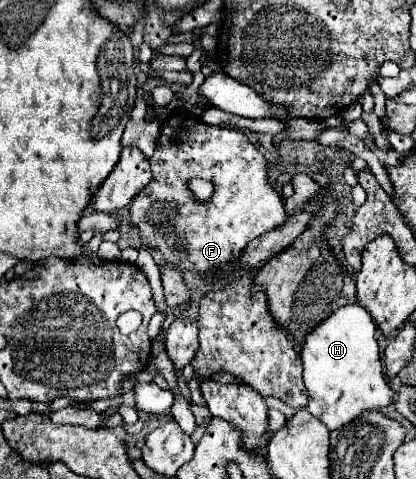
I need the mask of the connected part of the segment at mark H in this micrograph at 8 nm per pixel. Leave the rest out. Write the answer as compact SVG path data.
M357 303L339 307L321 325L317 325L303 343L301 359L305 367L303 379L309 391L307 409L311 415L323 421L329 431L351 423L353 419L361 417L363 411L385 409L395 397L383 375L381 355L375 339L375 323L371 315Z

